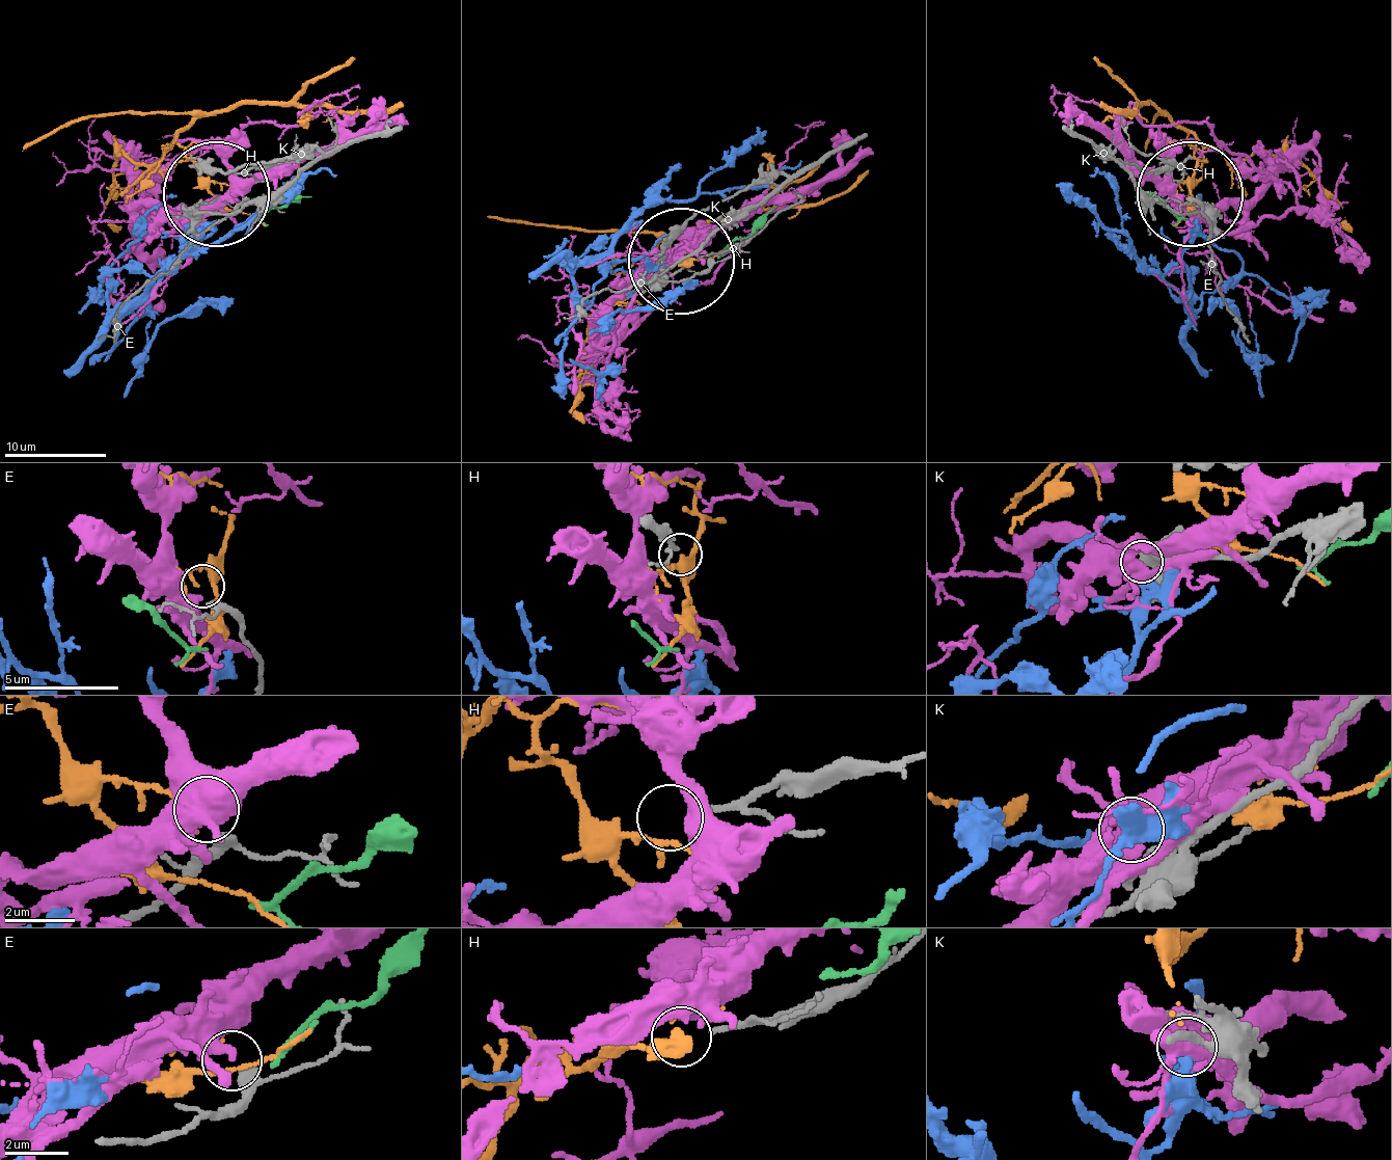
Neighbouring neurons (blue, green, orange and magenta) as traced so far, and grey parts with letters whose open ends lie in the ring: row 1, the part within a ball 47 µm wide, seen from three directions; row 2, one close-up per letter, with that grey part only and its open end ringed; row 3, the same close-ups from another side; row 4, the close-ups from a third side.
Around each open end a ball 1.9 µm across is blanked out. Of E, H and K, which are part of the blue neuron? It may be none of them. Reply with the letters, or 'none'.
none

